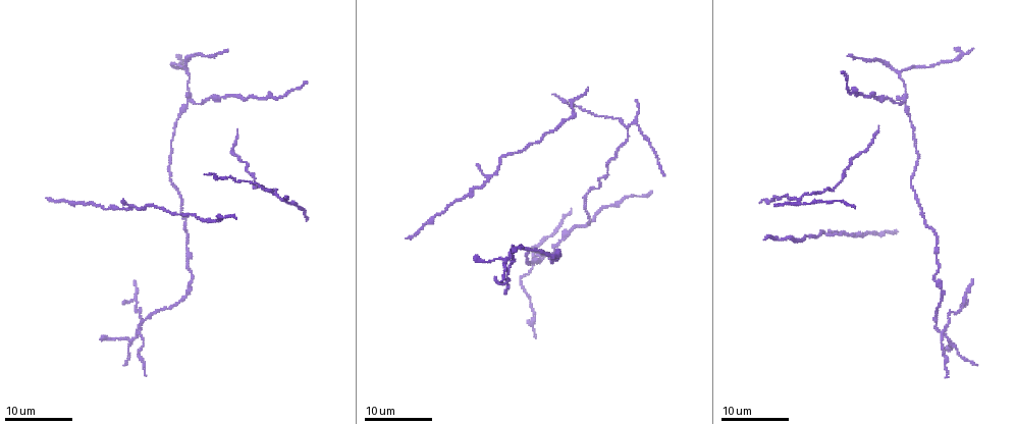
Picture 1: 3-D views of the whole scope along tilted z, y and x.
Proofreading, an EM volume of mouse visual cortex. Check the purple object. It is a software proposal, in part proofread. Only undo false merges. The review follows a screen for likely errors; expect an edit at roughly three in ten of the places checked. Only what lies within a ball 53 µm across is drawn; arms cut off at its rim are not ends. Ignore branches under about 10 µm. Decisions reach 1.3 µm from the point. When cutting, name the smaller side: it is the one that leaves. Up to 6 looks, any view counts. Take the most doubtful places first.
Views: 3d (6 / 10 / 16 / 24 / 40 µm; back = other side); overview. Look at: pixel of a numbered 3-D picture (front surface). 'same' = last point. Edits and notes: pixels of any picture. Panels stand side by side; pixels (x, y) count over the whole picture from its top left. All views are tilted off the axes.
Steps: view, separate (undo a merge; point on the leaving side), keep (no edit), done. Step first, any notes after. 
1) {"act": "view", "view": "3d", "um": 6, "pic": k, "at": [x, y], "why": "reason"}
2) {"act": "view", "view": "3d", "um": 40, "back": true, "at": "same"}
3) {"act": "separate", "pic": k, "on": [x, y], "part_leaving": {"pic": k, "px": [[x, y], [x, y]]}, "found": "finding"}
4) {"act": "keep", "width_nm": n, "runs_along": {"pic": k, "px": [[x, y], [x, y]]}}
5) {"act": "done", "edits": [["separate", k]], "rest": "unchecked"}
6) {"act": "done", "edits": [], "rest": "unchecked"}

{"act": "view", "view": "3d", "um": 24, "pic": 1, "at": [140, 328], "why": "four-way junction"}

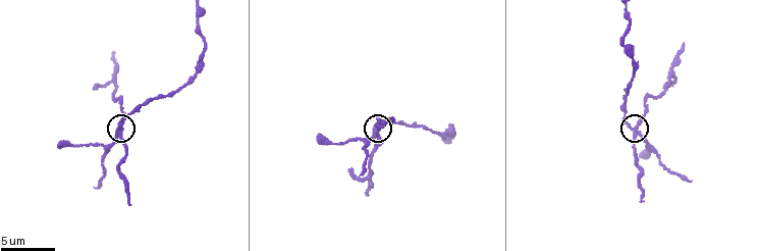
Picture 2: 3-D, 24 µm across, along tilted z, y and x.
{"act": "view", "view": "3d", "um": 10, "pic": 2, "at": [636, 127]}

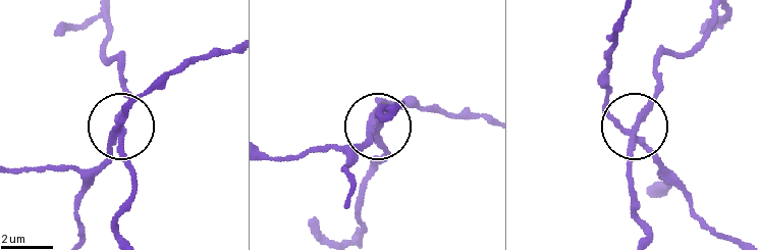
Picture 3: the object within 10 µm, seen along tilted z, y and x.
{"act": "view", "view": "3d", "um": 10, "back": true, "pic": 3, "at": [375, 126]}

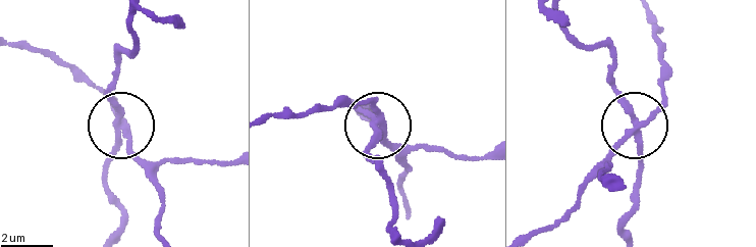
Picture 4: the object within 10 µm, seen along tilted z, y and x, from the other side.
{"act": "separate", "pic": 4, "on": [106, 159], "arms": 4, "part_leaving": {"pic": 4, "px": [[117, 125], [108, 86], [133, 44], [130, 14]]}, "found": "two neurons meet here"}

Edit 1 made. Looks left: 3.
{"act": "view", "view": "overview", "why": "see it whole again"}

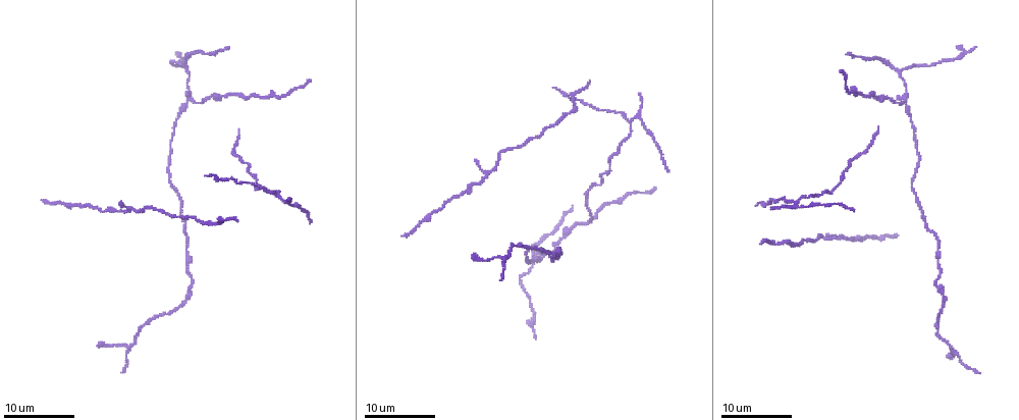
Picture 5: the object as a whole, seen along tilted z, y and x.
{"act": "view", "view": "3d", "um": 10, "pic": 5, "at": [905, 100], "why": "looks like a crossing"}

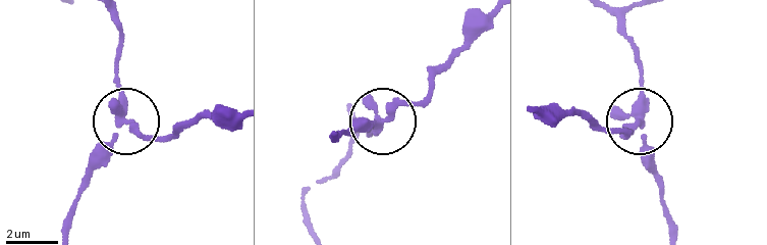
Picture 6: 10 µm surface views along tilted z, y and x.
{"act": "view", "view": "3d", "um": 6, "pic": 6, "at": [119, 120]}

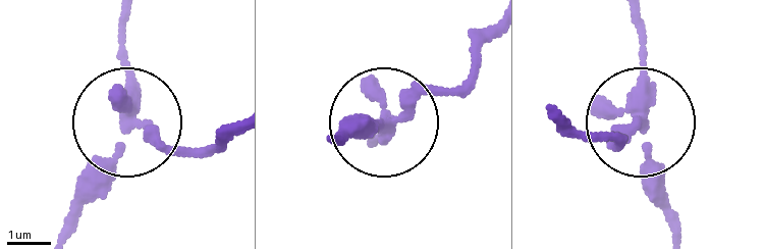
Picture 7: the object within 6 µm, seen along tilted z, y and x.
{"act": "separate", "pic": 7, "on": [183, 155], "side_arm_um": 19, "arms": 4, "found": "two neurons meet here"}

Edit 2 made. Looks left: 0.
{"act": "done", "edits": [["separate", 4], ["separate", 7]], "rest": "unchecked"}

